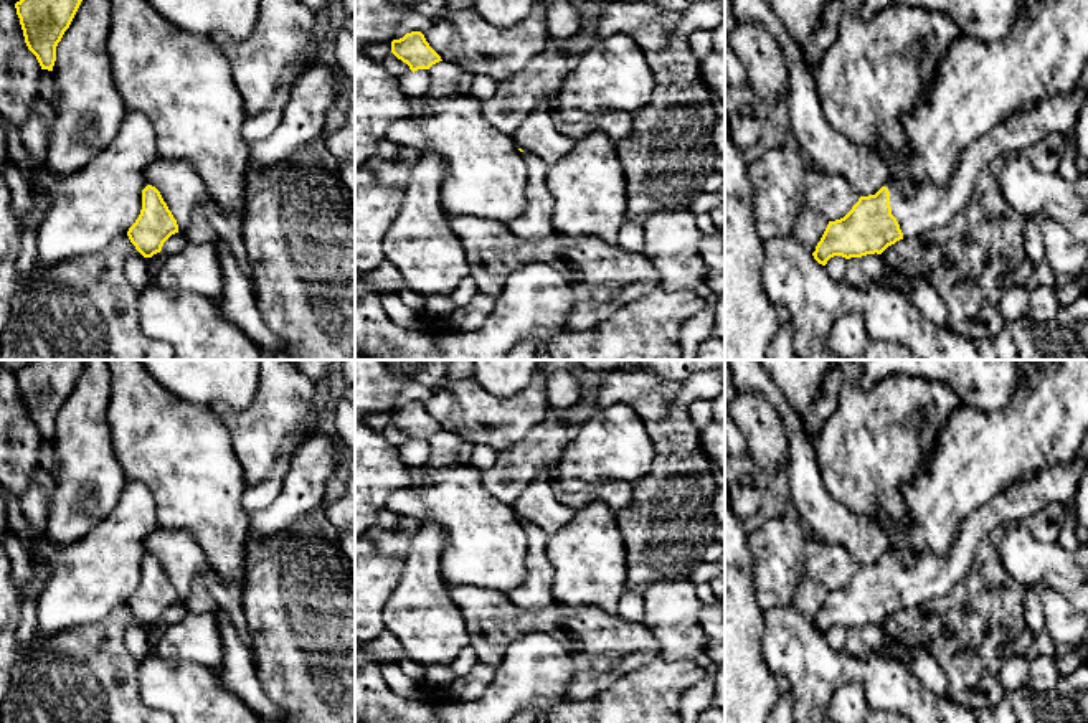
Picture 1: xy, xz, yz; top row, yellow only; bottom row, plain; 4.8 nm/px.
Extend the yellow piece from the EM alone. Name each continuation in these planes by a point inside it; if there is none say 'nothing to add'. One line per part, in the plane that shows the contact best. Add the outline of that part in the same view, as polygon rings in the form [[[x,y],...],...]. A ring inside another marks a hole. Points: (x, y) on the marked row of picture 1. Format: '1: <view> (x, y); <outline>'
1: yz (933, 205); [[[1088,64],[1073,91],[1045,99],[1030,112],[1015,114],[977,137],[959,154],[946,183],[925,182],[908,198],[900,183],[890,178],[885,187],[903,238],[911,239],[948,224],[969,201],[974,182],[989,162],[1020,154],[1050,132],[1073,134],[1086,94]]]

